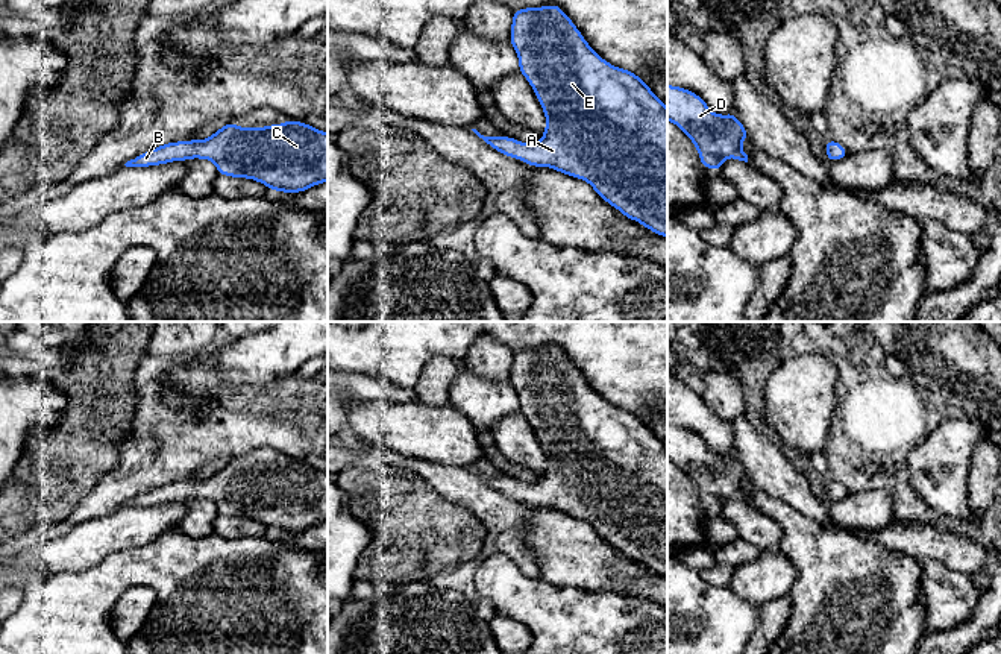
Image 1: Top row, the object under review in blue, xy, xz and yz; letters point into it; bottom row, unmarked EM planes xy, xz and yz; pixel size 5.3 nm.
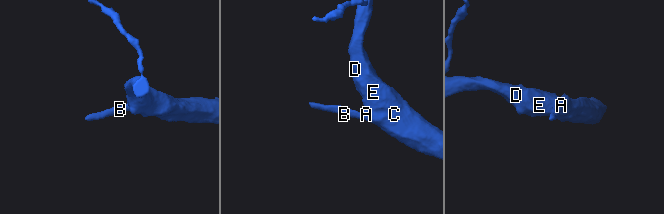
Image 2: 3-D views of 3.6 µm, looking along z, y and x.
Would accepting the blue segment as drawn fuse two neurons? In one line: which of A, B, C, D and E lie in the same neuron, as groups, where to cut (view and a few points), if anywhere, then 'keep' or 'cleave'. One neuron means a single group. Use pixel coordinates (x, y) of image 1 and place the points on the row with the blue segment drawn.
groups A B C D E; cut none; keep

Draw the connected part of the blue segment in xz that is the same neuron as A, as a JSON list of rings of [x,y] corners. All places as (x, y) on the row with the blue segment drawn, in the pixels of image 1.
[[[558,5],[513,12],[510,44],[519,56],[519,71],[529,82],[543,108],[546,117],[543,137],[535,144],[526,144],[505,135],[484,137],[476,129],[472,130],[508,158],[531,167],[551,167],[585,181],[626,219],[667,238],[667,108],[663,100],[635,73],[617,68],[601,58]]]

